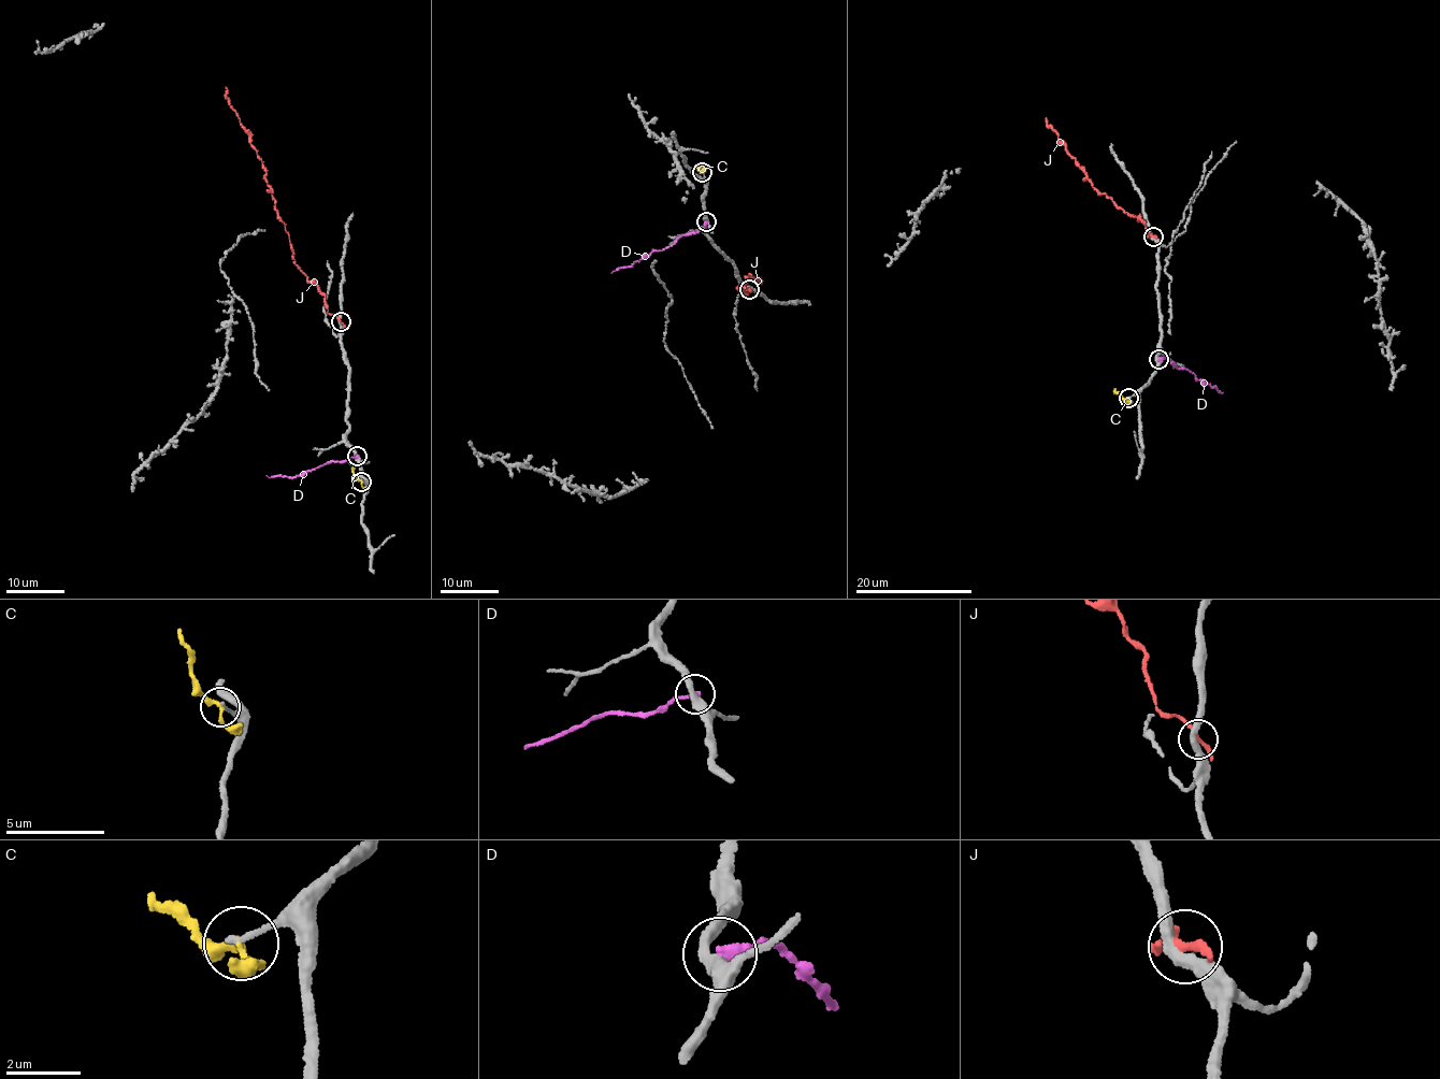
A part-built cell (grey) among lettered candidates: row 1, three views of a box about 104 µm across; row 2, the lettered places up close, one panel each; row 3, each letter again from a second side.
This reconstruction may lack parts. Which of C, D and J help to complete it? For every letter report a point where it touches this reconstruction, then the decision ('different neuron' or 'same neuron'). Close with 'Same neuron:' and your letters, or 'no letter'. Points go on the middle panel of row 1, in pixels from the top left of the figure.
C: meets grey at (702, 172); different neuron
D: meets grey at (706, 221); different neuron
J: meets grey at (749, 289); different neuron
Same neuron: no letter

